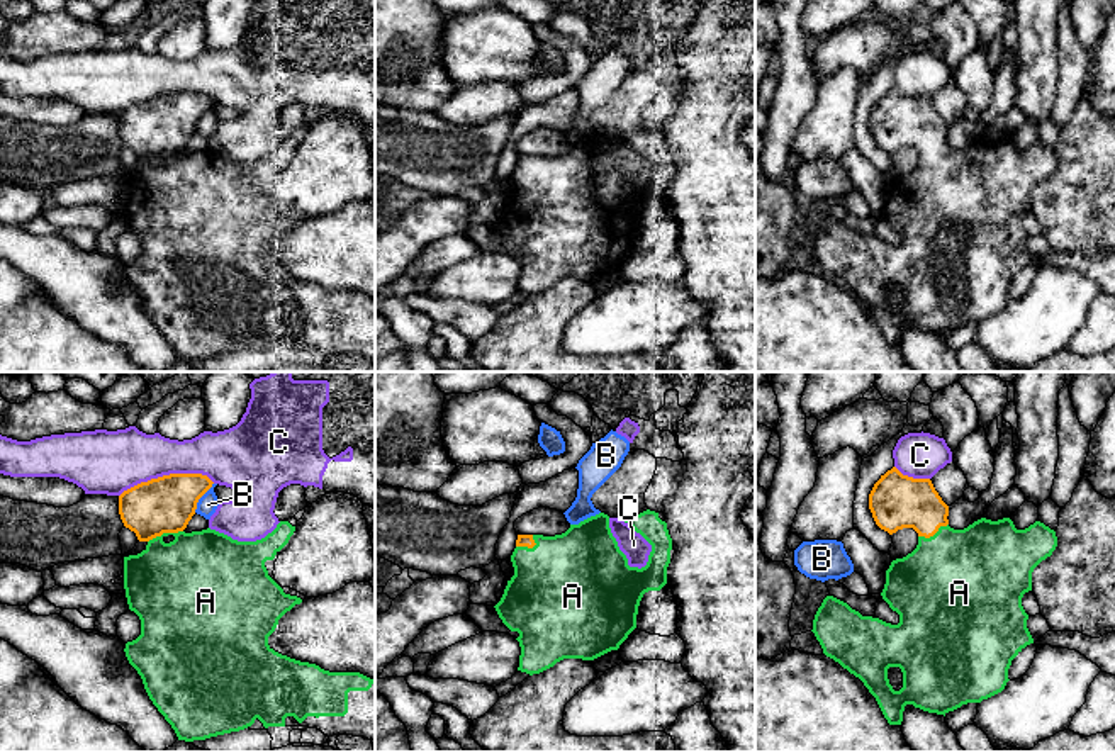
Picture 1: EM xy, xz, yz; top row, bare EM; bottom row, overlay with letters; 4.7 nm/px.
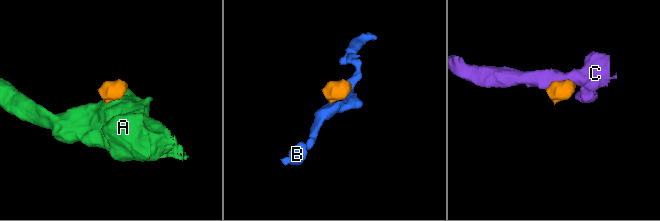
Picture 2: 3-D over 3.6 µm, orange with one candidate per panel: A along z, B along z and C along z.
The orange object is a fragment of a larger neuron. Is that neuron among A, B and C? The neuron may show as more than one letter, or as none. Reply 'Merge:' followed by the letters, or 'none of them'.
Merge: A

